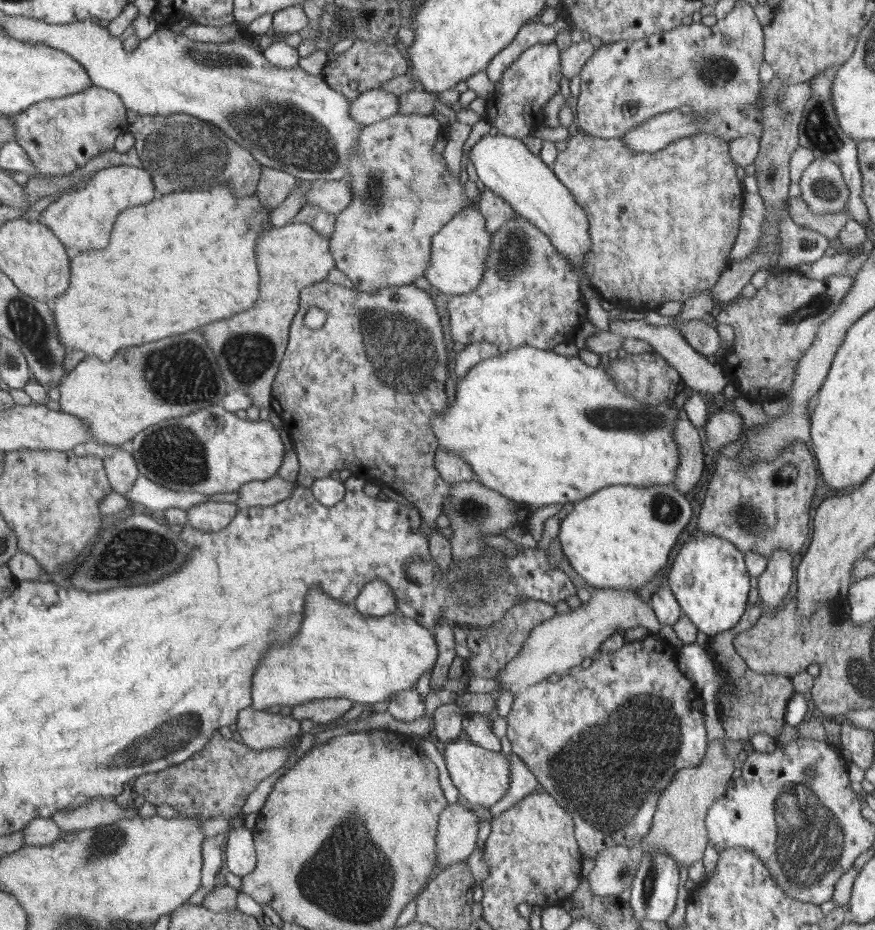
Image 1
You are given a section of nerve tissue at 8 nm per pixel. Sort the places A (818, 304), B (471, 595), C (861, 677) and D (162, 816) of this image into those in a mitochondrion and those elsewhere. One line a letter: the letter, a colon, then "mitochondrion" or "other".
A: mitochondrion
B: mitochondrion
C: mitochondrion
D: other

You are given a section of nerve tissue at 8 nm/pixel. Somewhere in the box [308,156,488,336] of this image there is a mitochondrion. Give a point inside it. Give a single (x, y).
(373, 199)

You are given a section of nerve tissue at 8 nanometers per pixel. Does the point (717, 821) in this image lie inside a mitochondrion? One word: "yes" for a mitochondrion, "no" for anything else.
no

